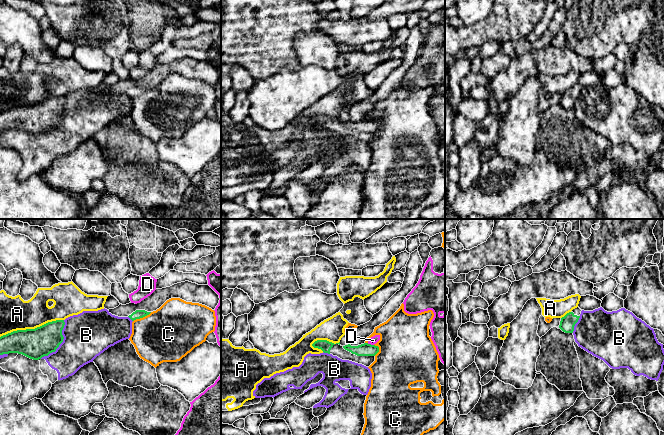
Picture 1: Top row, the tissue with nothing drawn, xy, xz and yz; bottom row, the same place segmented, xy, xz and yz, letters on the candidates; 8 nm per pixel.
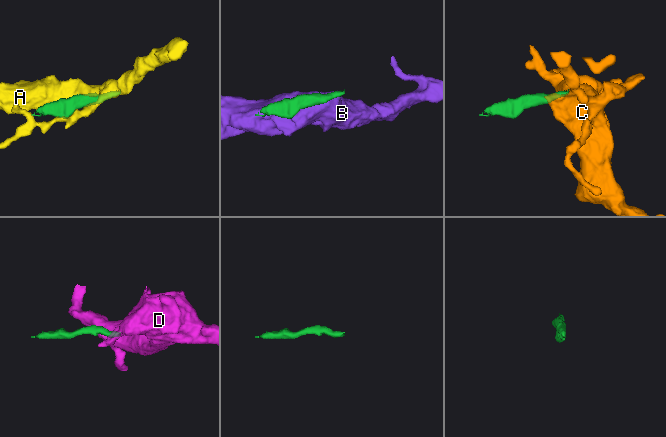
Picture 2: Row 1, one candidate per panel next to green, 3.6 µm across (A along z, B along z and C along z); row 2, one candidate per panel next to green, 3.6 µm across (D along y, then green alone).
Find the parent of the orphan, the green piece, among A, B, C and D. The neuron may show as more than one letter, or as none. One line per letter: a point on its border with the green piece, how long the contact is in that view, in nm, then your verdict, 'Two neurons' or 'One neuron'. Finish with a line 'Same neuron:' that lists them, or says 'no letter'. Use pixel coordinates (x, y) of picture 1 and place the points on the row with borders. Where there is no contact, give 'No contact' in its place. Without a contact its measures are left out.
A: Touches green at xy (31, 329). Shared border 550 nm. Two neurons
B: Touches green at xy (61, 342). Shared border 360 nm. Two neurons
C: Touches green at xy (142, 317). Shared border 170 nm. Two neurons
D: Touches green at xz (370, 344). Shared border 60 nm. Two neurons
Same neuron: no letter

